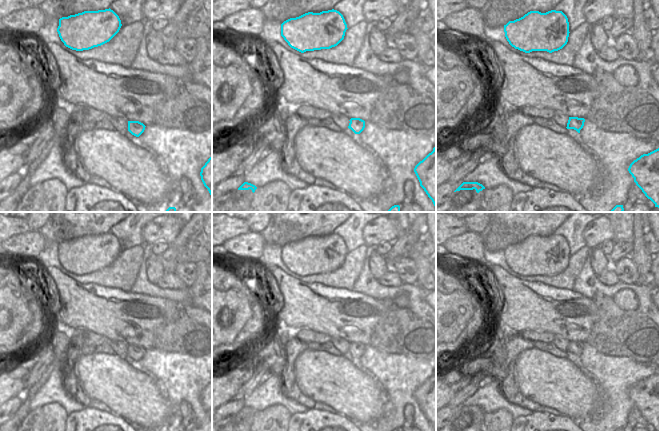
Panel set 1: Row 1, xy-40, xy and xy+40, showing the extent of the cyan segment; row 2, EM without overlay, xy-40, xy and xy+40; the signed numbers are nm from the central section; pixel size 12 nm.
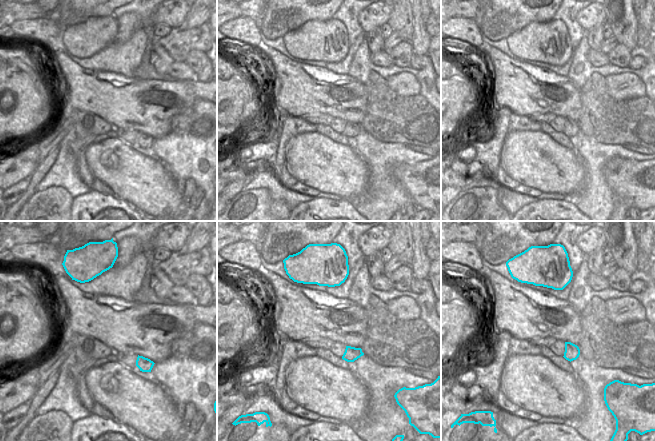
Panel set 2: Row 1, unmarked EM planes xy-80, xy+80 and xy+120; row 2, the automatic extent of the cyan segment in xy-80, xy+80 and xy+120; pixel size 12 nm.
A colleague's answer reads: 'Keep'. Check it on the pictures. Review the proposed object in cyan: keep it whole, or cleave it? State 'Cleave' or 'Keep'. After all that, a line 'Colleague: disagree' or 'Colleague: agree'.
Cleave.
Colleague: disagree

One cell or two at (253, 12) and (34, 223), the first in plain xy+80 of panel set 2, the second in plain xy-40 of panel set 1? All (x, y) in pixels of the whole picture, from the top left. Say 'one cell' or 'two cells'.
one cell

